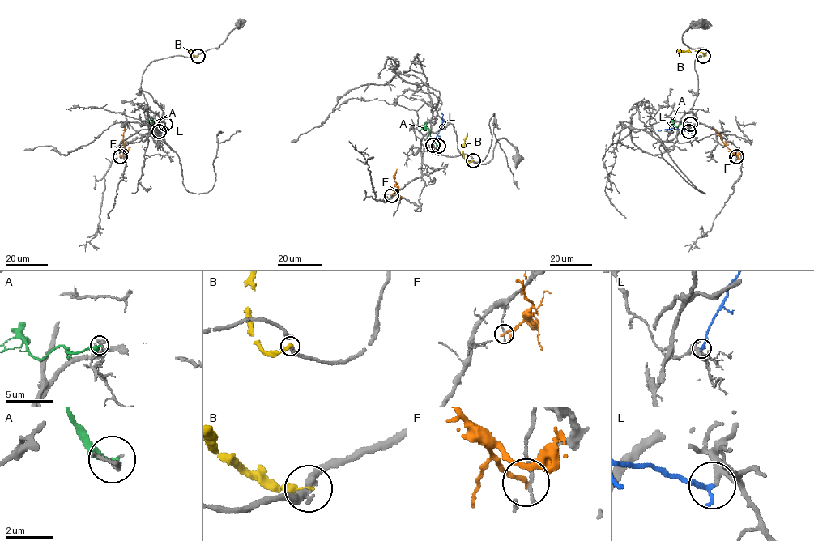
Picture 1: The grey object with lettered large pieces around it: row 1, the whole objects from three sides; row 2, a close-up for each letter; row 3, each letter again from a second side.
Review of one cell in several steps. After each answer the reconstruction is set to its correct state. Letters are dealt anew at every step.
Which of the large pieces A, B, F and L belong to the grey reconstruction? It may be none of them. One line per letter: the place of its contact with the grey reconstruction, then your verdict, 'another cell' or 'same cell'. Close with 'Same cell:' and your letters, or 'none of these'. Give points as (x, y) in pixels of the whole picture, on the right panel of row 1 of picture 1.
A: meets grey at (690, 124); another cell
B: meets grey at (703, 56); another cell
F: meets grey at (736, 156); another cell
L: meets grey at (688, 131); same cell
Same cell: L

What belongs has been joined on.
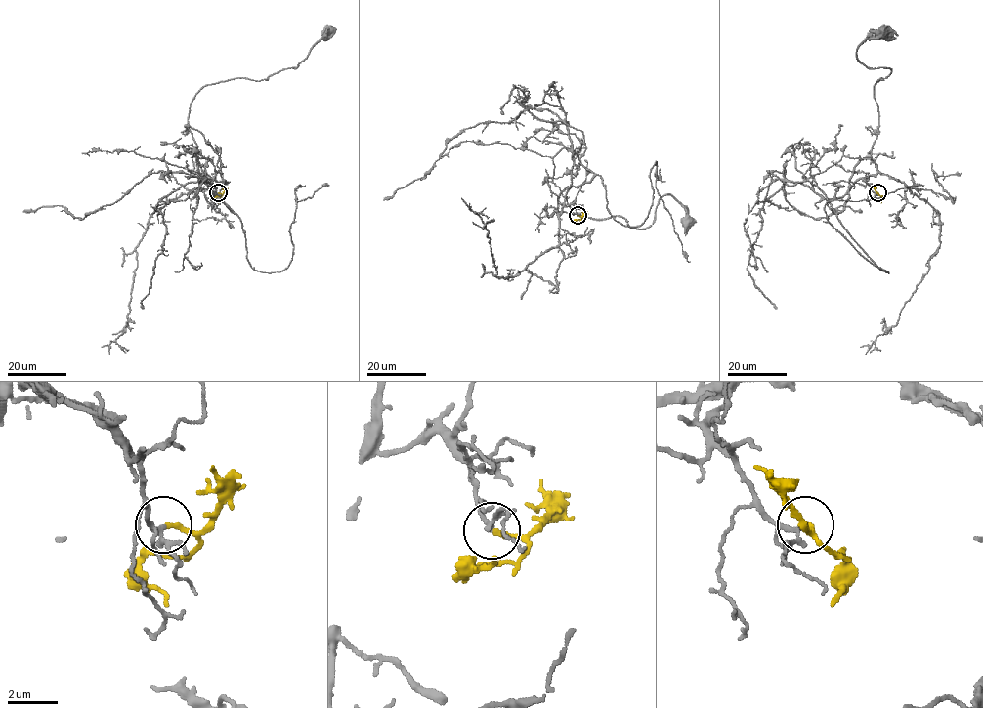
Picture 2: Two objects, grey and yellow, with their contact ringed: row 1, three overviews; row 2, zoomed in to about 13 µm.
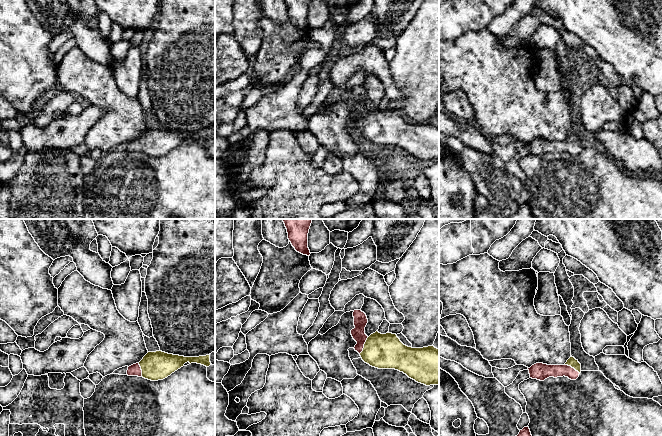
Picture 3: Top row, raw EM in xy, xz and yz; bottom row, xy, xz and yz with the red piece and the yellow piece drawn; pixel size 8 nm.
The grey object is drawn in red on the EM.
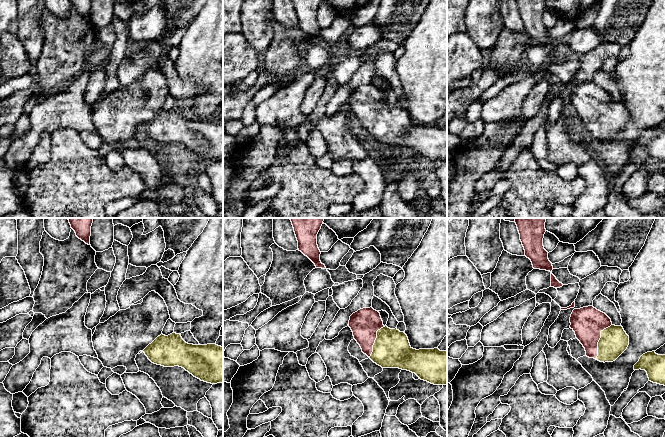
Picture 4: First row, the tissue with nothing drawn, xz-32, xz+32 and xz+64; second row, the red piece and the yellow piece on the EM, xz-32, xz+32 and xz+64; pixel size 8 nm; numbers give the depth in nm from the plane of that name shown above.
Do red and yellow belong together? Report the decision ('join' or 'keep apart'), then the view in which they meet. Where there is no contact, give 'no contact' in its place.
join | xz

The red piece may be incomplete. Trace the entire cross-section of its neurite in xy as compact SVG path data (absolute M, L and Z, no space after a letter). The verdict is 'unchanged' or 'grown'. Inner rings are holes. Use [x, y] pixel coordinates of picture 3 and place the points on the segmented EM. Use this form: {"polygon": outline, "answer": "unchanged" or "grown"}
{"polygon": "M162 351L148 352L139 363L128 367L126 375L143 377L151 381L163 380L187 362L209 367L211 365L210 354L199 357L184 357Z", "answer": "grown"}

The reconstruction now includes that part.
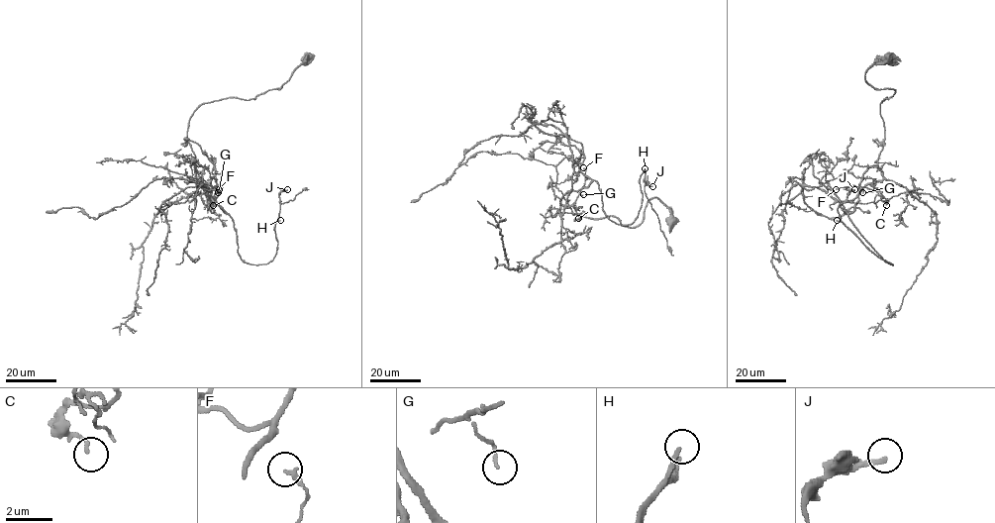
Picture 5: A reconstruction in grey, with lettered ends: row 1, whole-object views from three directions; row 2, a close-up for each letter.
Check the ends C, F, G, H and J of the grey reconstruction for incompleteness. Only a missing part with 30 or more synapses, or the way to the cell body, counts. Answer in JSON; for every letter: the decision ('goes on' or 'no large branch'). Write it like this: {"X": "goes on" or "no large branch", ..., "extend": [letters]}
{"C": "no large branch", "F": "no large branch", "G": "no large branch", "H": "goes on", "J": "goes on", "extend": ["H", "J"]}

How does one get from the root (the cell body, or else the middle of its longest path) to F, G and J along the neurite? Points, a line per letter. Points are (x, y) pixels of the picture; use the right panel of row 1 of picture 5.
F: (888, 59), (865, 74), (874, 88), (895, 90), (880, 104), (883, 178), (872, 189), (836, 189)
G: (888, 59), (865, 74), (874, 88), (895, 92), (880, 104), (883, 178), (862, 192)
J: (888, 59), (865, 74), (895, 92), (880, 104), (884, 146), (848, 218), (892, 264), (841, 220), (854, 189)

